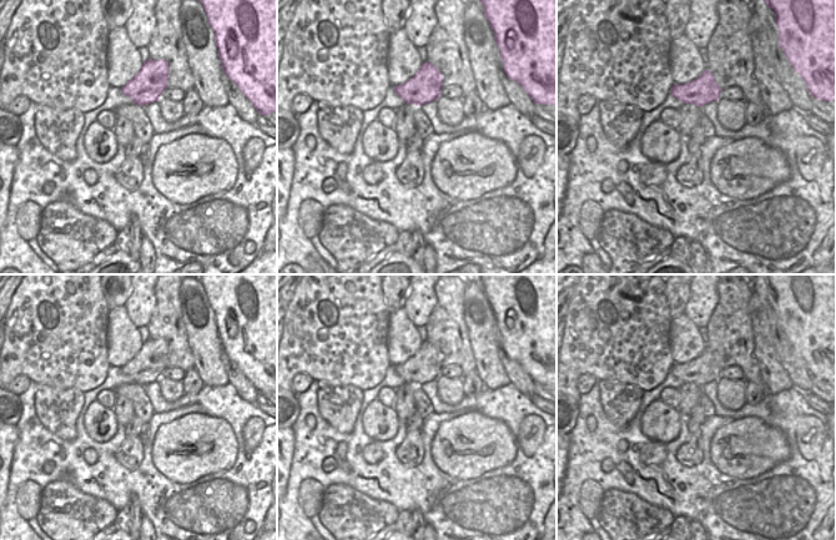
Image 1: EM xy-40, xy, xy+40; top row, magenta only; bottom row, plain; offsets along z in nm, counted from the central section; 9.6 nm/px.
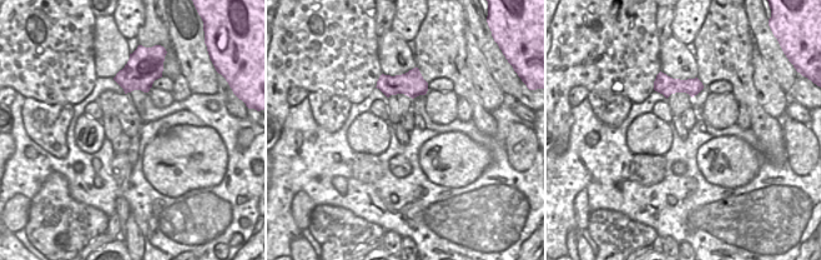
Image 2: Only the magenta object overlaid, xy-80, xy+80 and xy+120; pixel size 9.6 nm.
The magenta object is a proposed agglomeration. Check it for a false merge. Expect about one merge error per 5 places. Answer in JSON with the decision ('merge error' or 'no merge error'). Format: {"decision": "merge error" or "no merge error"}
{"decision": "merge error"}

